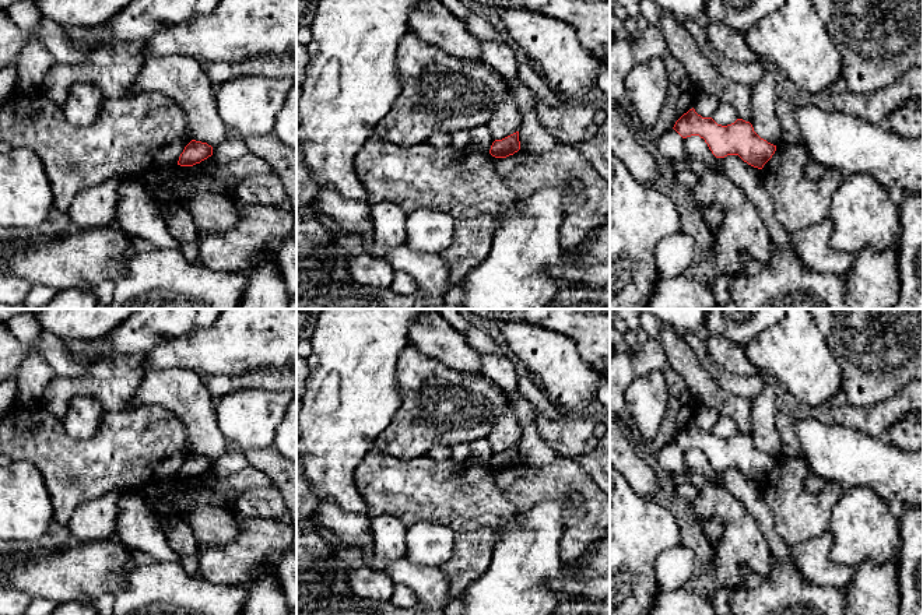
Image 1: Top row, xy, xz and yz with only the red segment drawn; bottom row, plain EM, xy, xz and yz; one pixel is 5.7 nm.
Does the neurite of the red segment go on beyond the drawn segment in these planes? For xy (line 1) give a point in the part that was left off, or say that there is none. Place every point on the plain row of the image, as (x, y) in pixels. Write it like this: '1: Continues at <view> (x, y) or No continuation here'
1: No continuation here

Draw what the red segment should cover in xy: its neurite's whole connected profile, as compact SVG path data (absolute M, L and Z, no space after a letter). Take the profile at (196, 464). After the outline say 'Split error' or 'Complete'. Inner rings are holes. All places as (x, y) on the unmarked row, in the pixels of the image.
M192 453L179 470L178 478L193 479L213 468L213 460L207 456Z. Complete

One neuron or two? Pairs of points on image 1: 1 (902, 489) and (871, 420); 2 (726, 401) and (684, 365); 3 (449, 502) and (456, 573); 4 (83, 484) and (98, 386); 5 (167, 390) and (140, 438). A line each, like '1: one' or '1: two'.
1: two
2: one
3: one
4: two
5: two

